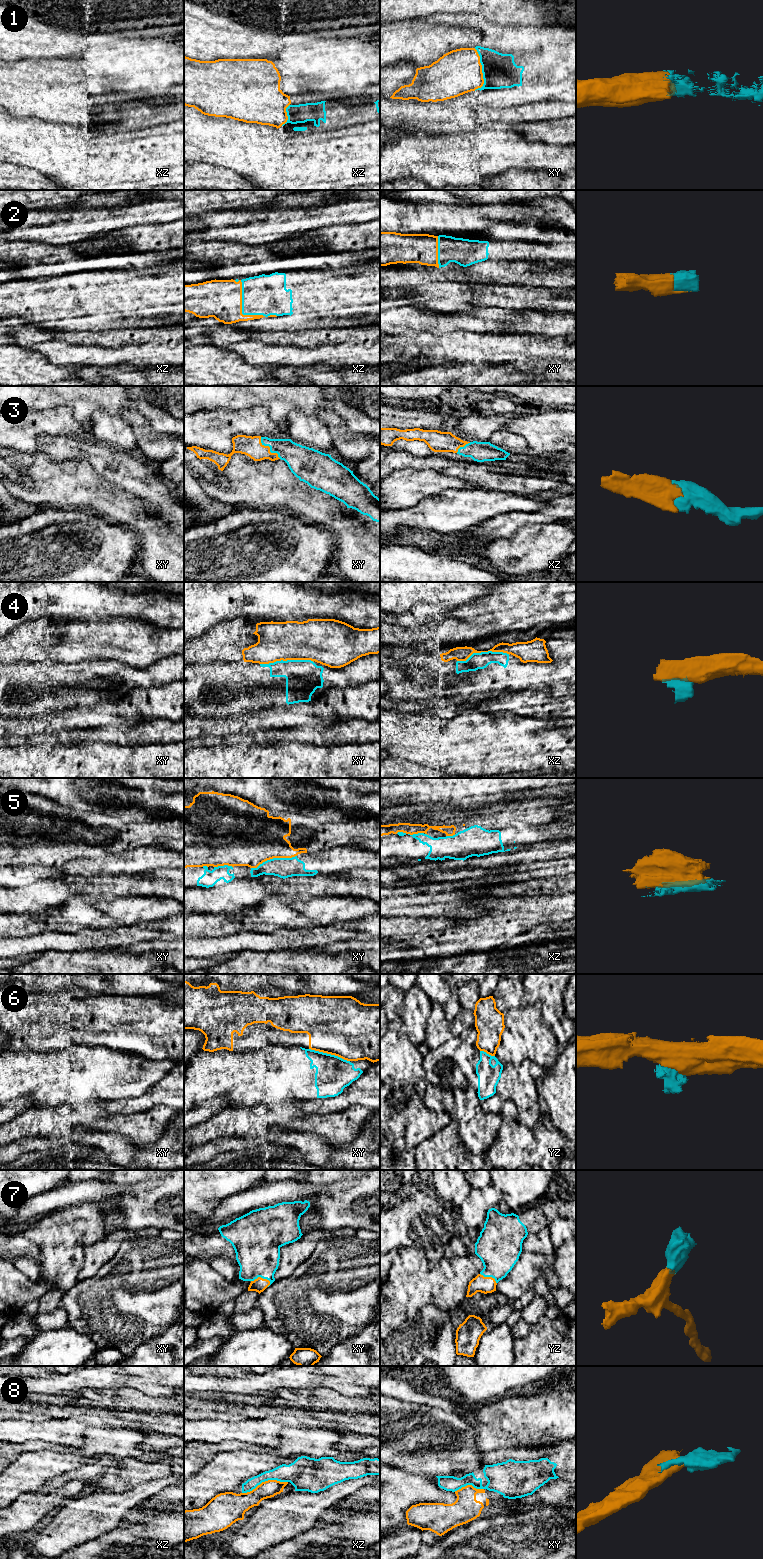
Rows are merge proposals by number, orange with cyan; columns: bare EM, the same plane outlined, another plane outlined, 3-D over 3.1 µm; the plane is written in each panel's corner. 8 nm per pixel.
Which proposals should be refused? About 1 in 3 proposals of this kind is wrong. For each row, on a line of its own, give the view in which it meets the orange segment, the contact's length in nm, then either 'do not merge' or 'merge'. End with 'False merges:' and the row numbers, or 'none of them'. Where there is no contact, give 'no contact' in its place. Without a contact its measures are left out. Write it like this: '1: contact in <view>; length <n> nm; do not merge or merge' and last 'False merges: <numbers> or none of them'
1: contact in xy; length 340 nm; merge
2: contact in xz; length 380 nm; merge
3: contact in xy; length 240 nm; merge
4: contact in xy; length 440 nm; do not merge
5: contact in xy; length 380 nm; do not merge
6: contact in xy; length 340 nm; do not merge
7: contact in xy; length 160 nm; merge
8: contact in xz; length 380 nm; do not merge
False merges: 4, 5, 6, 8

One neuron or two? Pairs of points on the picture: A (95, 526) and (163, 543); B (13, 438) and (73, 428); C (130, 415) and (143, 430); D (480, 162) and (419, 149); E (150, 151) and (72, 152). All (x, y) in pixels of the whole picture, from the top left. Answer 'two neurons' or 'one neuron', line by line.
A: two neurons
B: one neuron
C: one neuron
D: one neuron
E: one neuron

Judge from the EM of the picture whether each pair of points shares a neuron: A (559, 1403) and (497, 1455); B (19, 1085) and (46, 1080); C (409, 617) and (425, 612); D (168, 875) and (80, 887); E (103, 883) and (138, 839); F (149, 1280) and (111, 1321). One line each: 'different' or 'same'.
A: different
B: same
C: same
D: same
E: different
F: same

